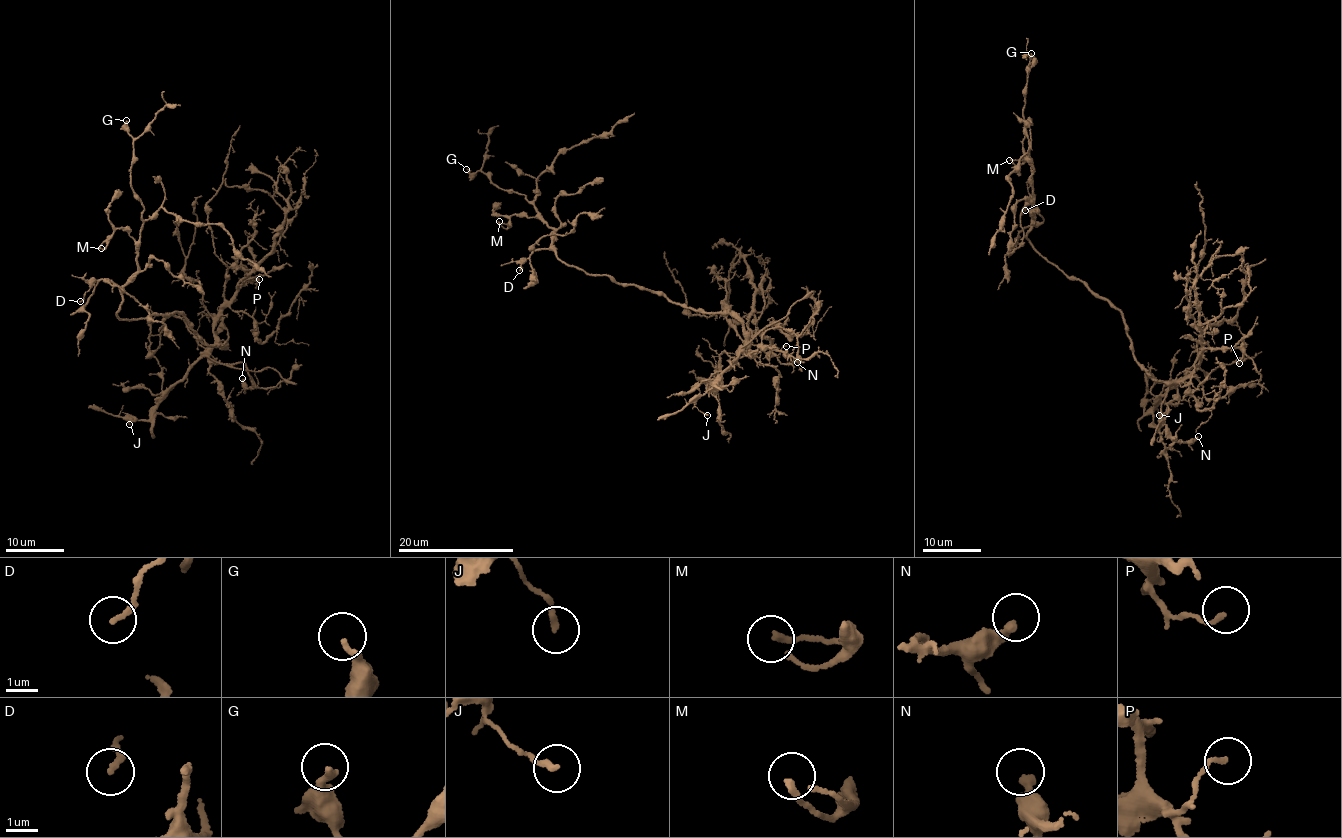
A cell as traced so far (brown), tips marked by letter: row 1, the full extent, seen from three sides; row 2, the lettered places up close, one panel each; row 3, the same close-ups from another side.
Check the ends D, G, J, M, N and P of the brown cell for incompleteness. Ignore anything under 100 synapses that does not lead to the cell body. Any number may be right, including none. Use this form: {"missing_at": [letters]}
{"missing_at": []}

